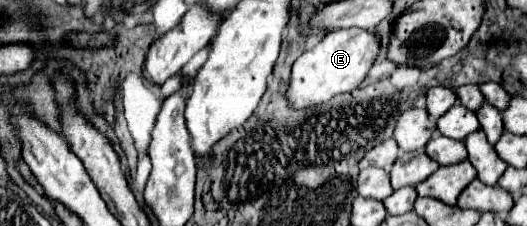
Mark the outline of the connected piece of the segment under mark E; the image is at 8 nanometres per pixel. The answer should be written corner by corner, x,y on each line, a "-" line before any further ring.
355,28
329,32
321,38
321,42
315,48
303,52
295,60
285,100
293,110
307,110
329,102
337,94
351,92
363,82
377,54
379,54
379,38
373,32

